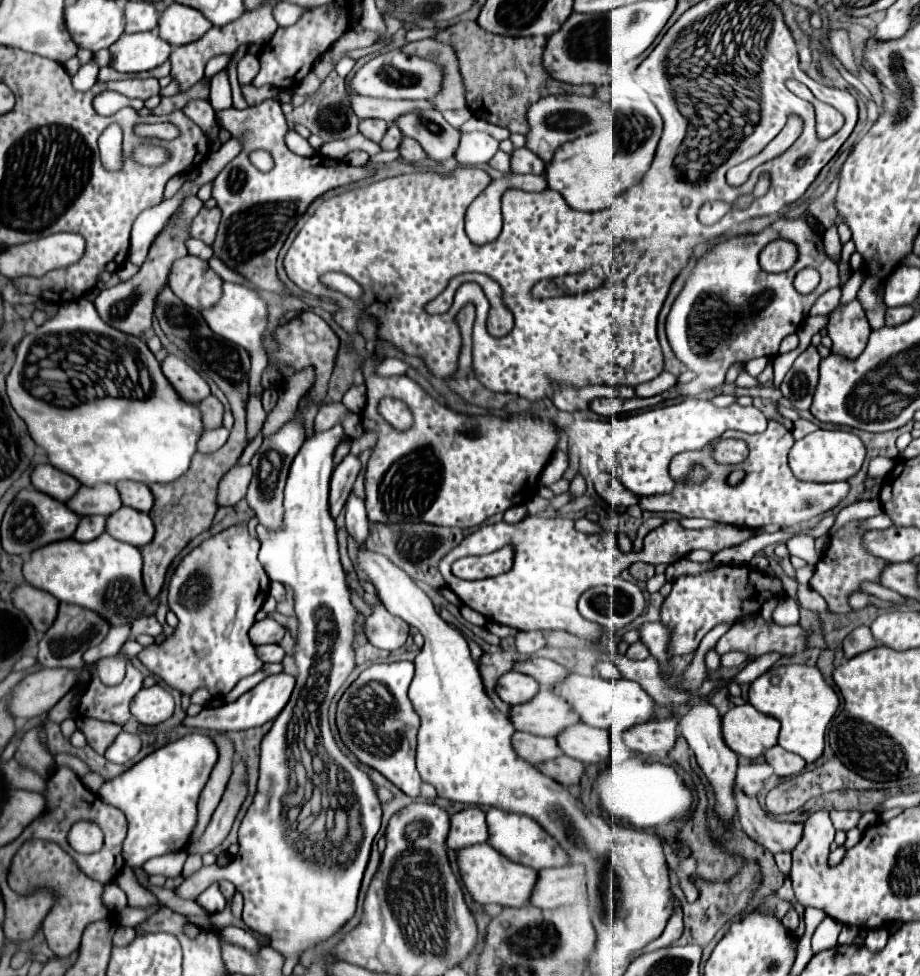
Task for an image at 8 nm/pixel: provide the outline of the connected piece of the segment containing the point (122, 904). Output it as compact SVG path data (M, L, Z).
M106 886L102 900L112 912L120 912L122 908L126 908L126 894L120 890L120 886Z

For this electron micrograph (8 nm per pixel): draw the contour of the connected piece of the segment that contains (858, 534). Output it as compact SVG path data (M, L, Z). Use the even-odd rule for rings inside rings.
M852 520L844 526L840 526L832 536L826 552L822 554L820 562L814 568L814 576L810 578L810 588L816 590L828 604L828 610L834 614L850 614L848 596L854 592L860 592L862 582L876 582L880 584L880 574L884 570L884 562L878 556L872 556L864 546L862 538L866 534L866 528L862 528L862 520Z

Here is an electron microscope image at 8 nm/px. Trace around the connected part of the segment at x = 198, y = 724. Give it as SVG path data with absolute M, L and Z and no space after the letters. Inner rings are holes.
M280 672L274 676L268 676L266 680L262 680L256 688L252 688L250 692L246 692L244 696L240 696L236 702L232 704L222 704L218 708L204 708L198 716L190 718L186 716L182 720L184 726L188 728L198 728L198 730L212 730L212 732L230 732L230 730L248 730L248 728L256 728L266 724L268 720L274 720L282 708L286 706L290 694L294 688L294 676Z

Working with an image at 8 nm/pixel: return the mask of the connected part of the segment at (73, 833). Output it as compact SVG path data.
M90 821L74 824L68 834L71 847L82 854L98 852L103 845L103 834L99 827Z

